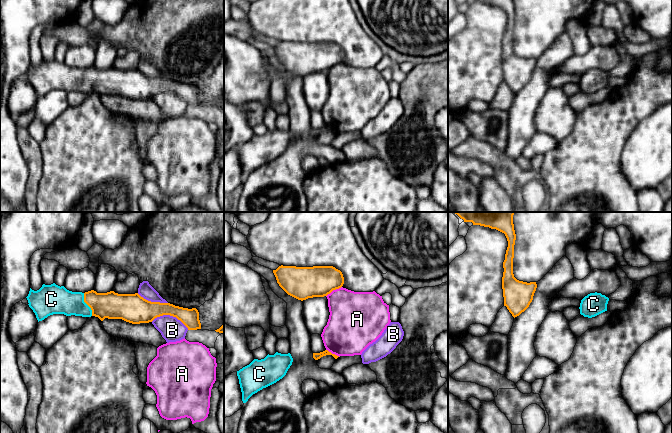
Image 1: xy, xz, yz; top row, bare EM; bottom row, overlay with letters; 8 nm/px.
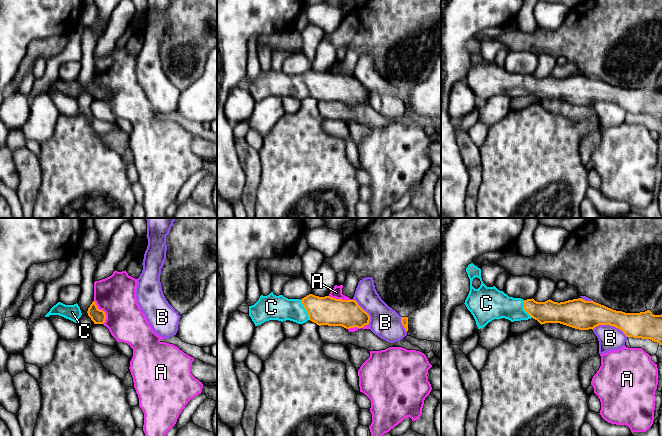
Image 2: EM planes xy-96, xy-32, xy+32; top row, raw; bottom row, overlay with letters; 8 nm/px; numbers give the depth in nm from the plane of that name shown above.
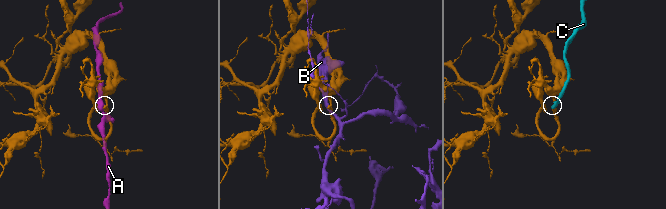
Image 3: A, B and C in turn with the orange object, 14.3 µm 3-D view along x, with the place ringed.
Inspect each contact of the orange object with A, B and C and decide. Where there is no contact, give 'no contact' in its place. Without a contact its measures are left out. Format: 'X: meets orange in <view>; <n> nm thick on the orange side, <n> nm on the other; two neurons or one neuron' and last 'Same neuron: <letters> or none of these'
A: meets orange in xz; 260 nm thick on the orange side, 360 nm on the other; two neurons
B: meets orange in xy; 200 nm thick on the orange side, 190 nm on the other; two neurons
C: meets orange in xy; 220 nm thick on the orange side, 220 nm on the other; one neuron
Same neuron: C

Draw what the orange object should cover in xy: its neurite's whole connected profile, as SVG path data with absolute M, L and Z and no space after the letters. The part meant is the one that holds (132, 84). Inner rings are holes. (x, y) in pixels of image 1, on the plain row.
M53 59L43 60L37 67L30 64L26 74L38 98L53 90L64 90L95 92L101 97L105 94L122 95L132 100L140 100L152 98L163 91L170 91L180 96L188 106L201 105L196 84L188 85L170 79L151 78L138 69L97 69L94 66L85 69L72 68Z

